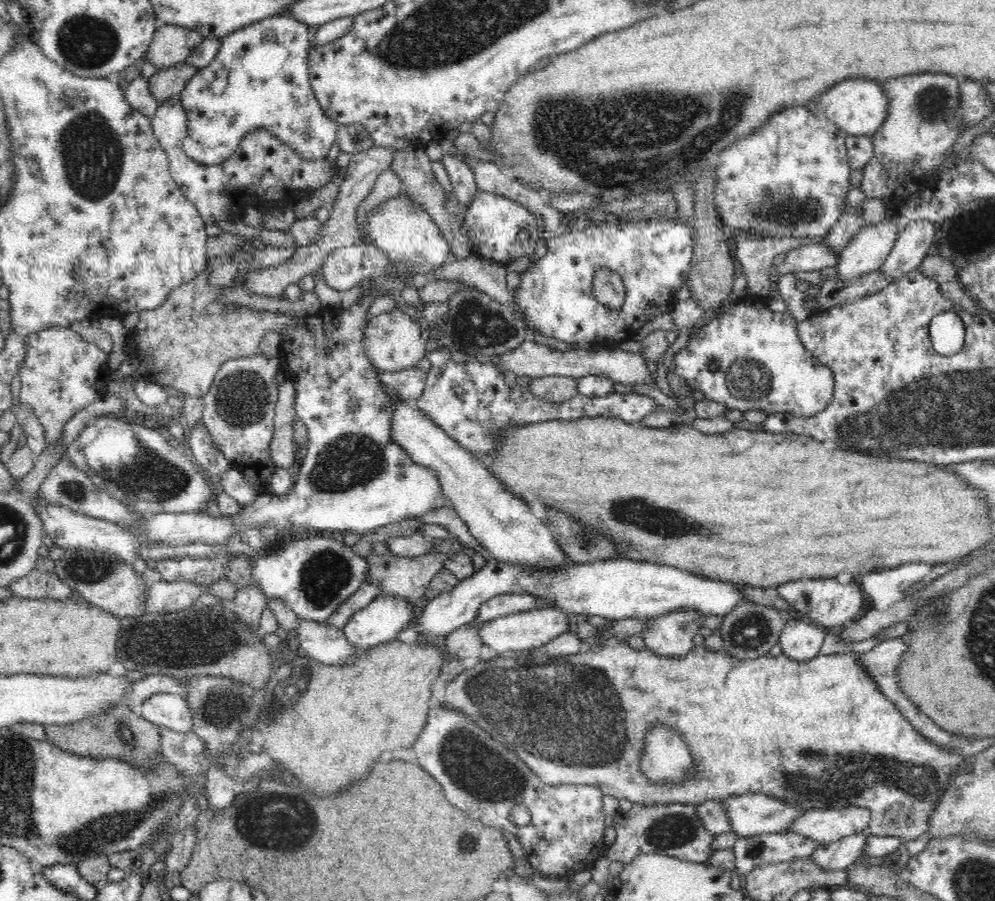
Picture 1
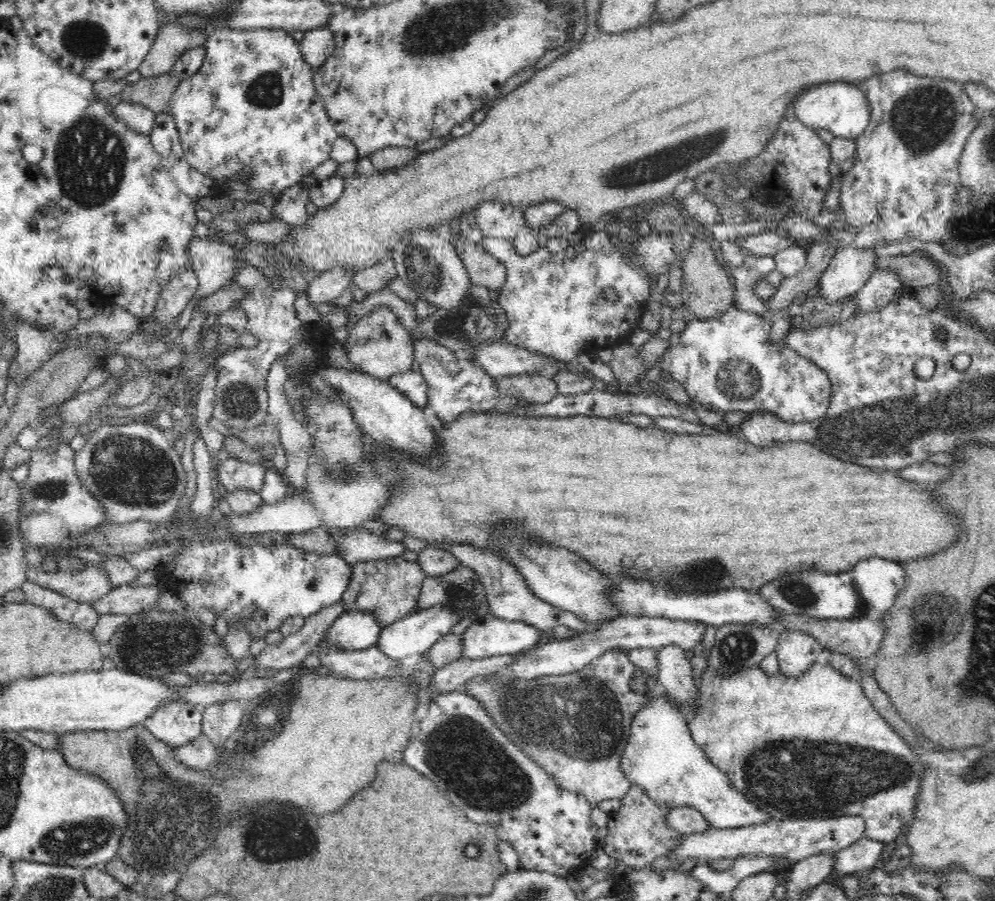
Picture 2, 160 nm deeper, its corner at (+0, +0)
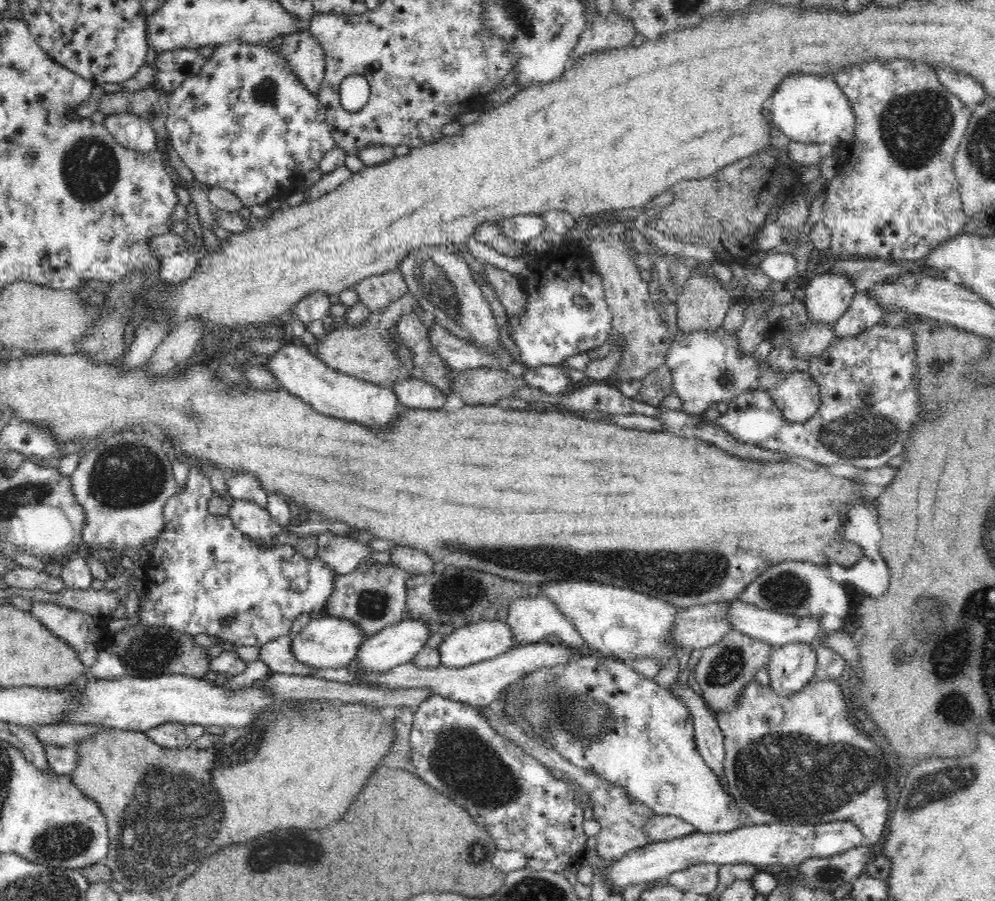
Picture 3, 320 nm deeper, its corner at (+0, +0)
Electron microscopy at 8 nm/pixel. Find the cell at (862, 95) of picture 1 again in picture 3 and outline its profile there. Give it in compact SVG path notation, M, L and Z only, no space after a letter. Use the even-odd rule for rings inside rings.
M792 73L785 76L769 101L769 125L781 130L792 142L843 145L851 140L856 126L850 101L831 77Z

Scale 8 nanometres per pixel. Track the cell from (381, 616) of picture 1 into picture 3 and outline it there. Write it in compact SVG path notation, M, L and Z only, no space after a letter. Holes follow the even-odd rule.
M328 617L313 618L300 634L292 637L292 651L298 662L312 667L322 668L343 668L348 667L356 658L360 644L366 640L364 633L351 620Z

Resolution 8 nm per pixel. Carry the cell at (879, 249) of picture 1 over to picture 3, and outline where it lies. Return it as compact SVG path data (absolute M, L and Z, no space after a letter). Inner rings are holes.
M826 272L805 282L807 318L819 324L834 324L852 303L857 293L847 274Z

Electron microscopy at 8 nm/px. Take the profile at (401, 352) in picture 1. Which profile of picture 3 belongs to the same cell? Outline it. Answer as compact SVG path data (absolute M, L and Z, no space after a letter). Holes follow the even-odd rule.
M408 292L397 302L388 304L384 310L378 313L371 313L370 318L366 319L360 326L348 326L348 328L328 332L311 349L322 362L342 374L349 374L366 382L393 388L394 384L402 376L400 371L402 363L393 351L395 347L393 338L398 333L397 322L404 313L412 312L418 306L419 303L416 298Z

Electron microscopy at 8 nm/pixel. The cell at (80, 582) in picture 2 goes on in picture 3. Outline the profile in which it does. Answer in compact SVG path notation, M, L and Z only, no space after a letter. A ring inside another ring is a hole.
M16 565L3 575L3 581L8 587L21 589L41 588L50 592L66 589L61 577L52 577L46 571L36 571L32 568Z

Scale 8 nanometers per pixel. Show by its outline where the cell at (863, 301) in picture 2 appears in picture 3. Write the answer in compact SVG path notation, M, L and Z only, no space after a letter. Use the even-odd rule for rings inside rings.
M868 292L856 293L848 310L833 324L835 338L852 338L879 324L885 310L872 301Z

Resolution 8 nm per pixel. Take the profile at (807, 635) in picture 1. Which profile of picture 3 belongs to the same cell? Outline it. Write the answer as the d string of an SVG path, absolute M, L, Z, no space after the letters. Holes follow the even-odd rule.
M791 643L776 648L768 662L769 687L782 697L796 695L815 678L816 648Z

